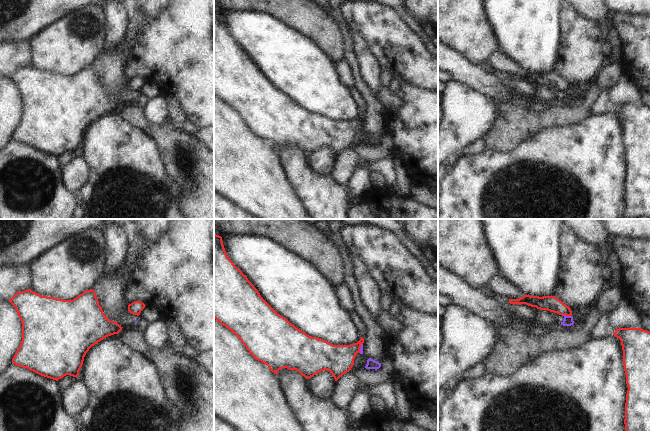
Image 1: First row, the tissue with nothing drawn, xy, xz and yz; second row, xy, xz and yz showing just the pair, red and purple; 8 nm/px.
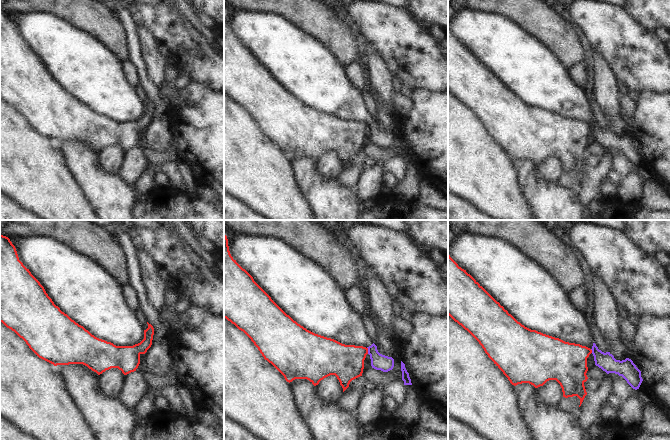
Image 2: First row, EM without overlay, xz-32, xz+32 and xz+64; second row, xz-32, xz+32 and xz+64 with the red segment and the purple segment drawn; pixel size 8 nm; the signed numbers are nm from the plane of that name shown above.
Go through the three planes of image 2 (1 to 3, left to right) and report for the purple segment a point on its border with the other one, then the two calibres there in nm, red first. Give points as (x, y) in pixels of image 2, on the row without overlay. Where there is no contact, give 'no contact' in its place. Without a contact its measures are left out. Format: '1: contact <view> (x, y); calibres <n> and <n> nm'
1: no contact
2: contact xz+32 (367, 126); calibres 280 and 130 nm
3: contact xz+64 (591, 127); calibres 320 and 140 nm

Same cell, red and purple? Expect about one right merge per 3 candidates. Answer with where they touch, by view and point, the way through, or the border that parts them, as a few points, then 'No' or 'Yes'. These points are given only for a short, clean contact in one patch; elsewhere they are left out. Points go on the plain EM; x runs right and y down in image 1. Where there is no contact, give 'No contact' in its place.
Touches red at yz (567, 91). Boundary: yz (562, 90), (571, 92). No.

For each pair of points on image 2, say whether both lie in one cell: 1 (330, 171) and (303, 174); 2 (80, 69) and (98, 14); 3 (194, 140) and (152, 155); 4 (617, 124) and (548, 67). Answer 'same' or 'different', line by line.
1: different
2: different
3: different
4: different

